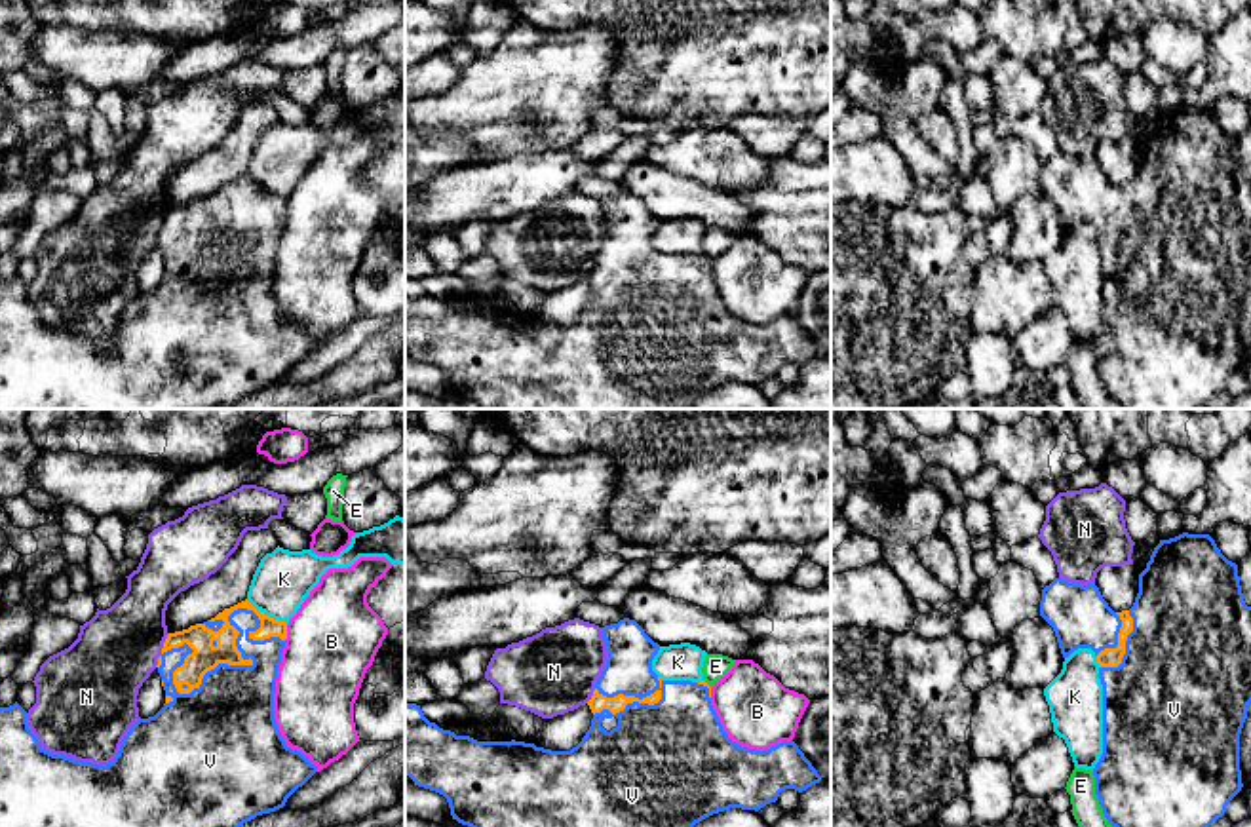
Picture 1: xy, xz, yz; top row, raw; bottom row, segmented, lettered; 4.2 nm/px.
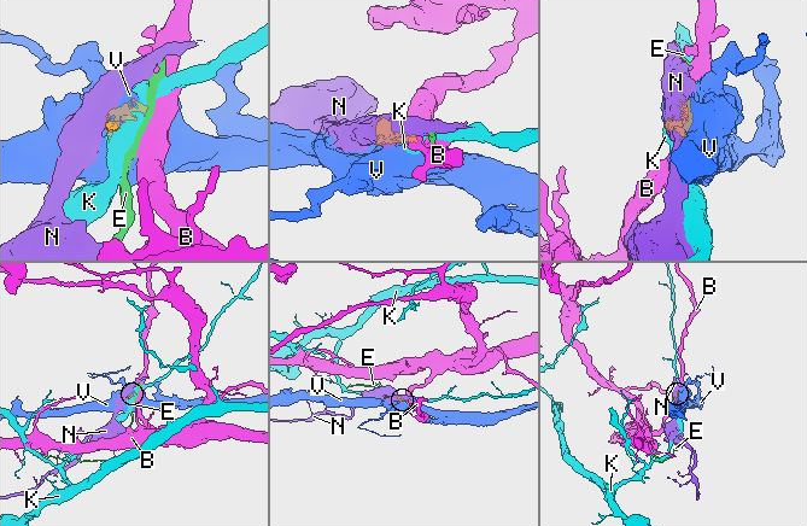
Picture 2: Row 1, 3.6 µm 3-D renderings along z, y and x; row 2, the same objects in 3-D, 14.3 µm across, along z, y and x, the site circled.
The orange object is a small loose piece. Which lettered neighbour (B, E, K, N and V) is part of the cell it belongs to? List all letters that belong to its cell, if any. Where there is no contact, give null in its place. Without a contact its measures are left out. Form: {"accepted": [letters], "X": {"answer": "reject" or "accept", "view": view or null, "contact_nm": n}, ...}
{"accepted": ["V"], "B": {"answer": "reject", "view": "xy", "contact_nm": 70}, "E": {"answer": "reject", "view": "xz", "contact_nm": 50}, "K": {"answer": "reject", "view": "xy", "contact_nm": 200}, "N": {"answer": "reject", "view": "xy", "contact_nm": 160}, "V": {"answer": "accept", "view": "xy", "contact_nm": 550}}

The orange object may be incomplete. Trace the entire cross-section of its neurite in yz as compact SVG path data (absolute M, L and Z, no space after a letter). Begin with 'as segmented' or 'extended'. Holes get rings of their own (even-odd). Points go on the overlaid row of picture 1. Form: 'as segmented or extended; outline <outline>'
extended; outline M1183 532L1160 540L1146 568L1139 574L1139 593L1129 610L1114 612L1095 584L1074 584L1055 578L1042 589L1040 616L1053 627L1063 658L1078 648L1091 648L1103 684L1103 755L1093 768L1095 795L1112 827L1209 827L1224 816L1228 802L1241 791L1240 734L1251 703L1251 606L1245 605L1238 565L1228 561L1209 534Z

